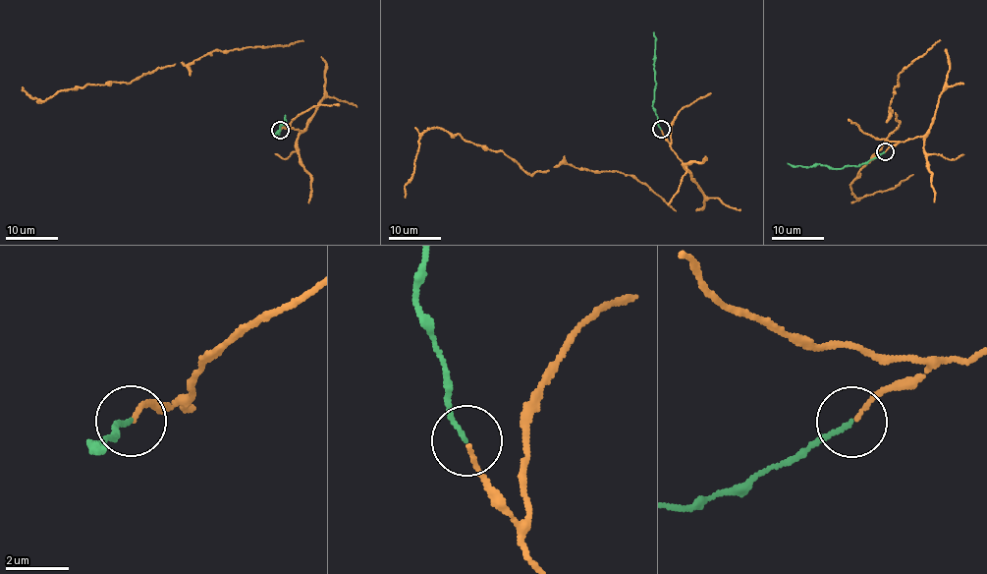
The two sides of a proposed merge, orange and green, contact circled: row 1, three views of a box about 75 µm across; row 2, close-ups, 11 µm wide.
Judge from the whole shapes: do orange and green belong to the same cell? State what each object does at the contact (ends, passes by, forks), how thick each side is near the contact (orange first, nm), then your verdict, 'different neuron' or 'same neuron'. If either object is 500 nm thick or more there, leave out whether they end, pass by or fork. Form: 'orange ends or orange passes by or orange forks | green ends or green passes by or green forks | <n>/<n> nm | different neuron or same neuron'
orange ends | green ends | 140/130 nm | same neuron

